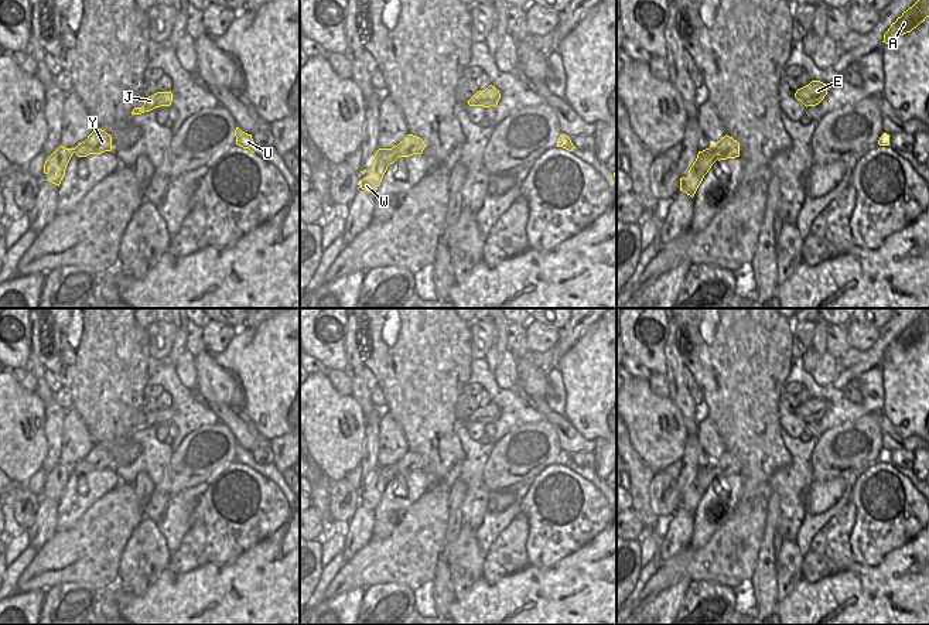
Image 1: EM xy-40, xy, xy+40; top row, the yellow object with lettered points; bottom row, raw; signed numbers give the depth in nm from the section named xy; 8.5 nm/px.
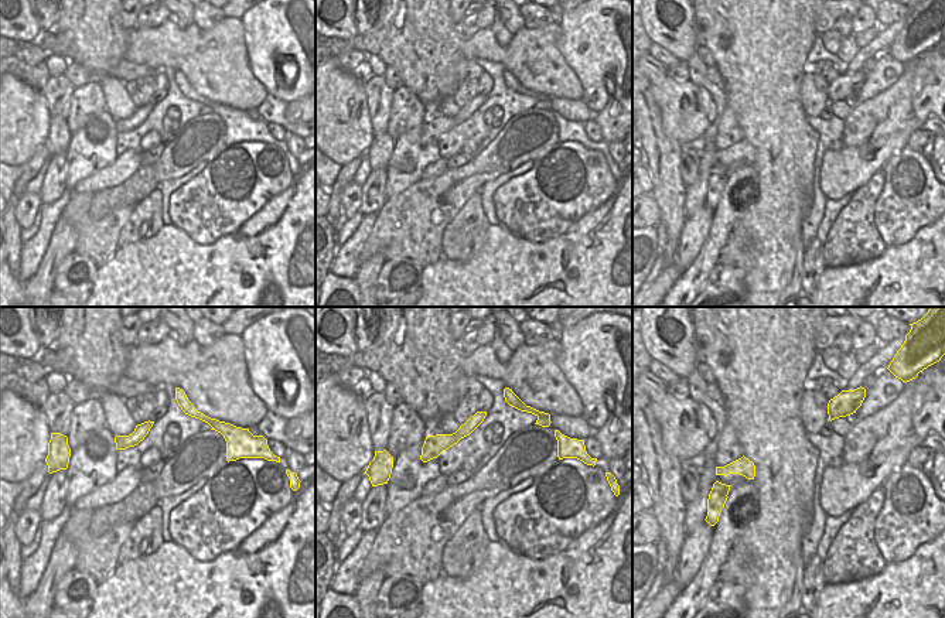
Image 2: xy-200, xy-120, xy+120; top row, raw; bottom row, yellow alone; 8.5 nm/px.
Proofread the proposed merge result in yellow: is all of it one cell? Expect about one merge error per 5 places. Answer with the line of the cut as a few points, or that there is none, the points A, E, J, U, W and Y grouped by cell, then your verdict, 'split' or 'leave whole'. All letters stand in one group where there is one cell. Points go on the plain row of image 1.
xy+40 (707, 465), (721, 475) | A E J U Y / W | split

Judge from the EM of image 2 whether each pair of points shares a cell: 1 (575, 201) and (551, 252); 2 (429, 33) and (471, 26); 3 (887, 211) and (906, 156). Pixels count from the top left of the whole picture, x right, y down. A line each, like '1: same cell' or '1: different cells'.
1: different cells
2: different cells
3: same cell

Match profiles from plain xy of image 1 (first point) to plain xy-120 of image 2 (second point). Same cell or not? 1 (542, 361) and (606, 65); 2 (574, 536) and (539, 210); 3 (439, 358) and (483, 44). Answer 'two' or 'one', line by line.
1: one
2: one
3: two

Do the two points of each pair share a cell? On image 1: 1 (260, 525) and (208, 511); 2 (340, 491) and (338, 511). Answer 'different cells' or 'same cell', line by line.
1: same cell
2: same cell

